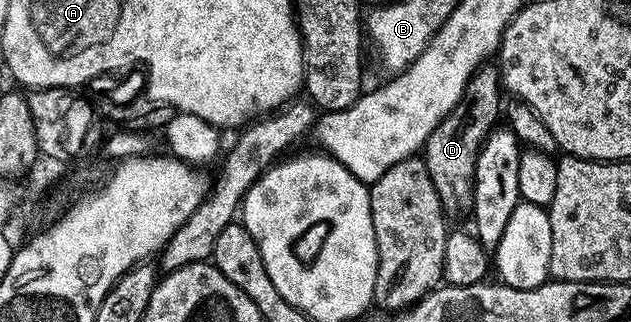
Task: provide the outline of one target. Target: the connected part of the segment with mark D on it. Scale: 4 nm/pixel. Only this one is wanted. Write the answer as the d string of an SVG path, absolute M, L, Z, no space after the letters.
M480 68L467 82L463 98L455 105L450 114L446 114L433 128L429 140L422 148L421 157L433 180L433 187L442 202L446 215L457 212L468 213L473 207L474 166L477 164L479 150L488 134L496 127L501 118L501 78L488 68Z

